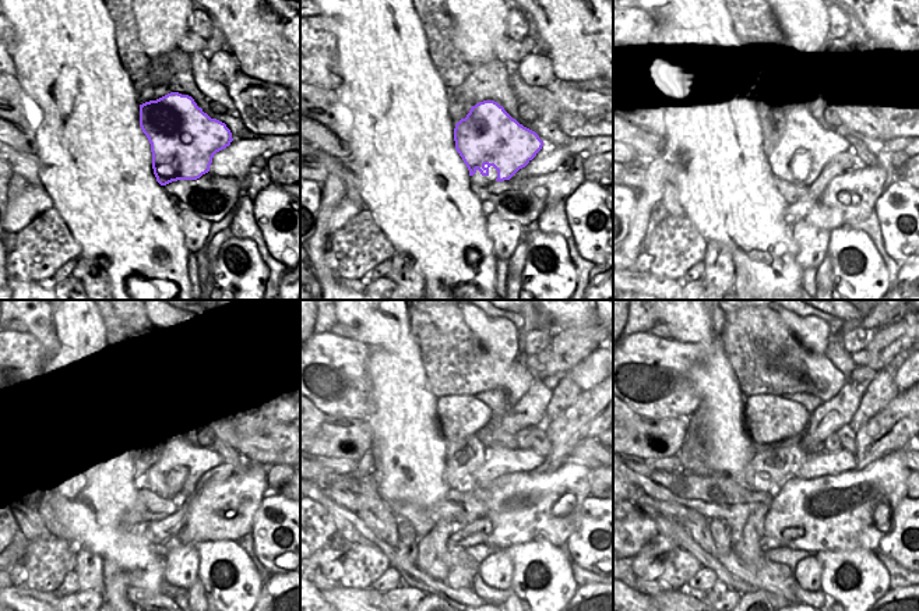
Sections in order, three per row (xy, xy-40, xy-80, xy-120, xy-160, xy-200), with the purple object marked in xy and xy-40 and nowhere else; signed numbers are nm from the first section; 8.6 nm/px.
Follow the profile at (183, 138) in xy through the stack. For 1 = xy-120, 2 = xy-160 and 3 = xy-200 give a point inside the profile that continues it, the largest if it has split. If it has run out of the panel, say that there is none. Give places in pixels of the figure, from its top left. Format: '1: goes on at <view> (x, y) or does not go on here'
1: goes on at xy-120 (197, 459)
2: goes on at xy-160 (499, 462)
3: goes on at xy-200 (823, 463)

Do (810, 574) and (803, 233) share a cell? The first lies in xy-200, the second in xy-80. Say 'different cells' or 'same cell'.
same cell

